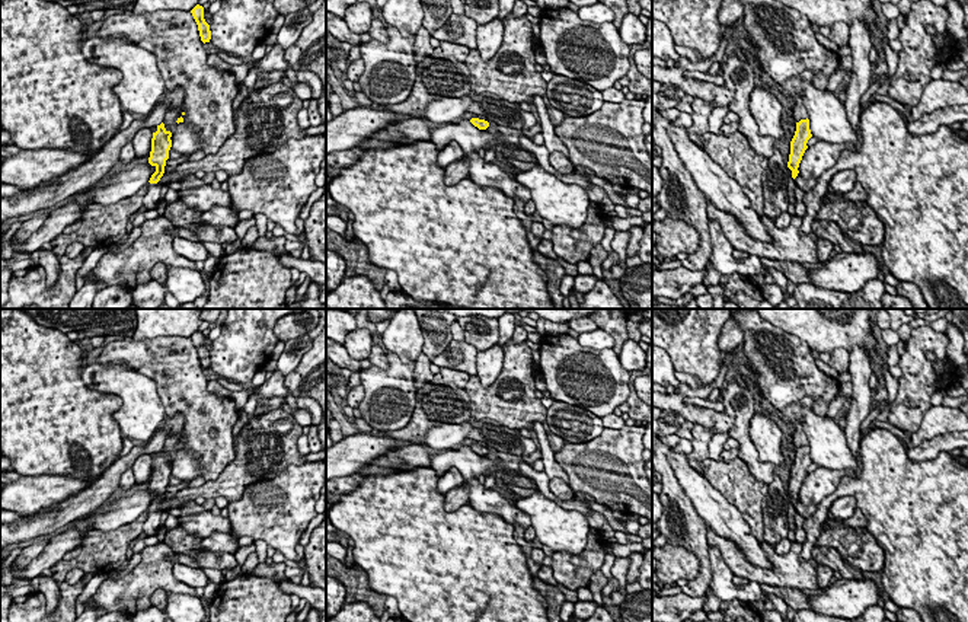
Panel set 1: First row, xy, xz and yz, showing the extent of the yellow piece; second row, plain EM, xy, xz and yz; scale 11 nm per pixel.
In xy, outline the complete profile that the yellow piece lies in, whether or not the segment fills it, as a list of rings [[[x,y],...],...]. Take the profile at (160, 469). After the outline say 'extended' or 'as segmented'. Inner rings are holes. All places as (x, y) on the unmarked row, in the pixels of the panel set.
[[[163,449],[157,452],[157,457],[153,459],[148,489],[156,494],[156,498],[151,501],[147,520],[144,521],[143,532],[146,533],[146,538],[157,535],[156,532],[160,526],[162,517],[162,511],[157,508],[163,503],[166,487],[169,485],[169,476],[172,473],[170,463],[172,459],[164,454]]] | extended

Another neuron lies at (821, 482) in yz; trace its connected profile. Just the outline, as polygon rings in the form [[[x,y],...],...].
[[[818,468],[808,473],[798,494],[801,503],[806,507],[818,505],[825,497],[837,491],[846,473],[847,471],[833,471],[828,468]]]

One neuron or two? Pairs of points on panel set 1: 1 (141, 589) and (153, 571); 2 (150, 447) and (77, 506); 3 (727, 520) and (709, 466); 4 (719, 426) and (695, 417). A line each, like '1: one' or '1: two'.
1: one
2: one
3: two
4: one

